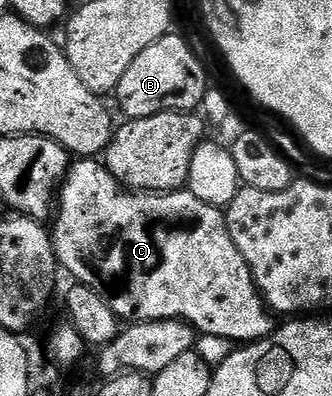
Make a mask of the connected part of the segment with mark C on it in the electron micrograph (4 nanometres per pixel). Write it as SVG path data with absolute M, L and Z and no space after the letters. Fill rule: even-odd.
M79 158L70 165L69 171L57 193L57 215L54 217L55 229L51 228L49 237L51 247L55 249L55 259L58 267L67 272L72 272L74 278L80 284L94 285L95 276L99 284L107 288L109 305L120 321L131 324L152 324L158 320L182 320L184 324L190 324L196 333L204 336L216 336L228 342L238 342L246 346L261 340L266 340L272 335L271 320L273 316L265 307L258 289L251 278L249 270L237 246L233 246L233 240L229 238L226 228L223 226L224 213L217 208L209 208L203 205L190 190L180 190L168 194L136 194L130 190L124 190L123 186L107 171L106 167L95 158Z

